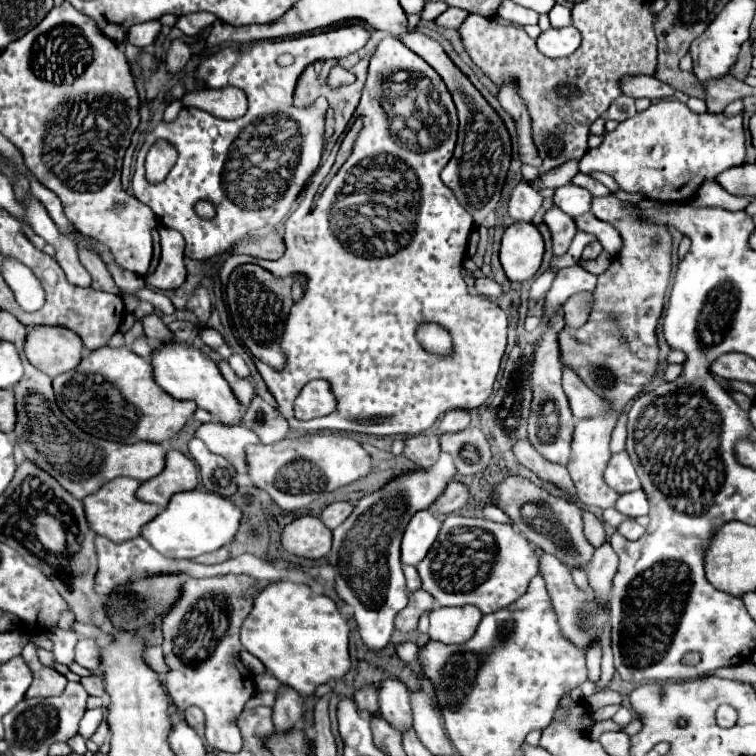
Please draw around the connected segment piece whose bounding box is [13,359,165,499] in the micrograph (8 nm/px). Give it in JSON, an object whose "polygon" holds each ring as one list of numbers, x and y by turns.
{"polygon":[[23,359,25,375,13,385,17,403,17,423,15,423,15,443,23,449,25,459,35,463,39,469,49,473,65,491,83,499,95,493,103,483,115,477,131,477,137,481,147,481,163,471,165,447,155,443,113,443,97,439,83,433,75,423,71,423,55,403,51,379,39,369,31,367]]}

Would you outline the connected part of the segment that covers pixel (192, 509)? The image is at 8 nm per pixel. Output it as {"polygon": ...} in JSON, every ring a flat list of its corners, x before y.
{"polygon":[[191,489,175,493,169,505,143,527,141,537,169,559,193,559,229,545,235,539,239,519,241,511,231,501,219,495,205,493,201,489]]}

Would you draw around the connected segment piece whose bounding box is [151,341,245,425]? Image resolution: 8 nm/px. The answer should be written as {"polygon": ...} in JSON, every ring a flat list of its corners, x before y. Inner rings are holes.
{"polygon":[[181,341,157,345,153,351,151,365,153,365,153,375,155,375,157,385,169,395,181,401,193,399,199,409,209,411,223,425,241,425,241,419,245,415,243,405,237,401,229,383,219,373,217,363,211,357,207,357,201,349,181,343]]}

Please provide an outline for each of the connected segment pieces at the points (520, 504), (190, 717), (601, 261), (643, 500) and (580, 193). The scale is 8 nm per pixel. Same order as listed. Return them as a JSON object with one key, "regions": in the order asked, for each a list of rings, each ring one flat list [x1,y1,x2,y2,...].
{"regions":[[[507,477,501,485,495,487,493,497,497,499,497,505,511,517,513,525,533,545,541,547,549,555,555,555,569,569,587,567,595,547,583,535,583,519,579,505,567,503,565,499,551,495,547,489,533,485,525,477]],[[189,707,185,709,185,717,187,723,191,723,191,727,195,727,195,731,199,731,199,735,203,737,203,713,197,707]],[[604,250,597,259,591,259,591,261,583,259,583,269,591,271,591,273,595,273,595,275,601,275,601,273,609,267,611,261,612,256]],[[641,489,631,491,631,493,623,493,623,495,617,499,615,509,617,509,617,511,621,511,623,515,629,515,629,517,647,515,647,513,649,513,647,495,645,495]],[[573,183,569,185,563,185,559,189,555,189,555,205,571,215,571,217,577,217,577,215,585,215,591,211,591,193,583,187,577,187]]]}

